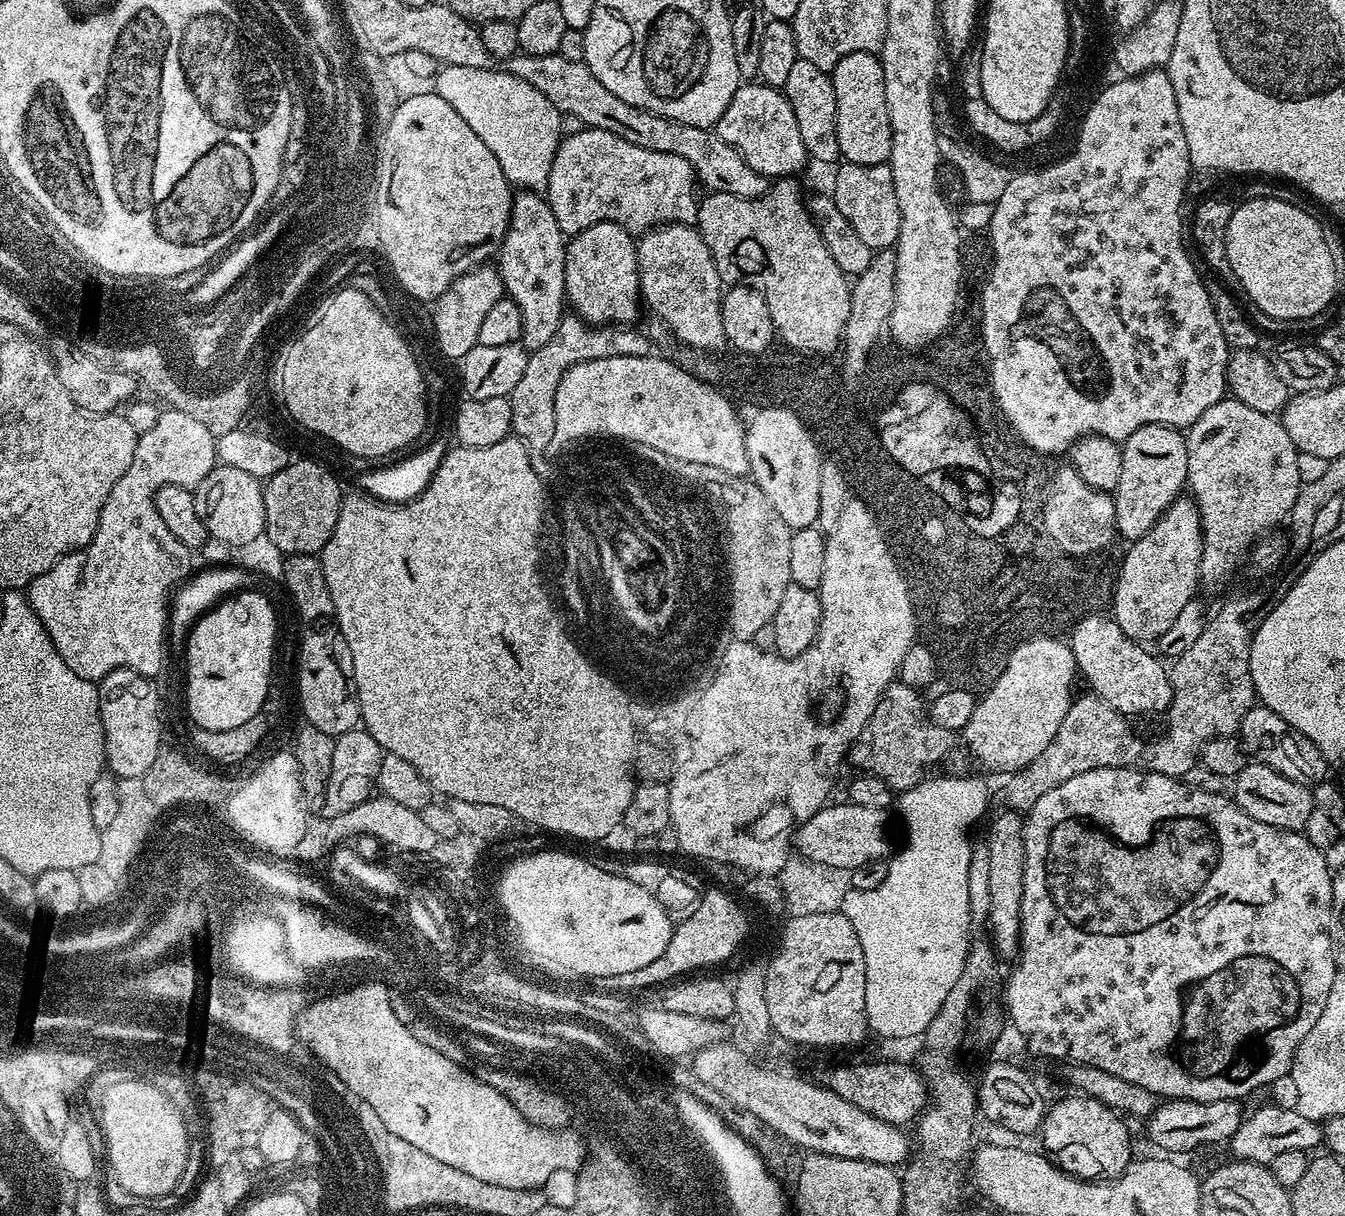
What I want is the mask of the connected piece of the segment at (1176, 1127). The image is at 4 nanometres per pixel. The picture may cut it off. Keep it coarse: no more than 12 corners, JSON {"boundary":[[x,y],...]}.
{"boundary":[[1165,1099],[1146,1120],[1165,1153],[1231,1141],[1235,1100]]}

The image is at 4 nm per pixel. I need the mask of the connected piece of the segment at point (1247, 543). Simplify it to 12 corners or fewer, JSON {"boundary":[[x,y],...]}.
{"boundary":[[1233,398],[1187,429],[1220,584],[1289,519],[1300,453],[1275,415]]}

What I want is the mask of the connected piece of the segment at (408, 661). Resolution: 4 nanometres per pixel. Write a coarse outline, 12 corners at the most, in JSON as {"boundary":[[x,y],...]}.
{"boundary":[[449,447],[318,559],[363,727],[604,840],[624,696],[536,580],[541,473]]}

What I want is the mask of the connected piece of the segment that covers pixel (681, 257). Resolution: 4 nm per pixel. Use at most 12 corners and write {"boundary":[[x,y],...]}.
{"boundary":[[699,231],[636,240],[643,303],[682,343],[728,344],[725,289]]}

